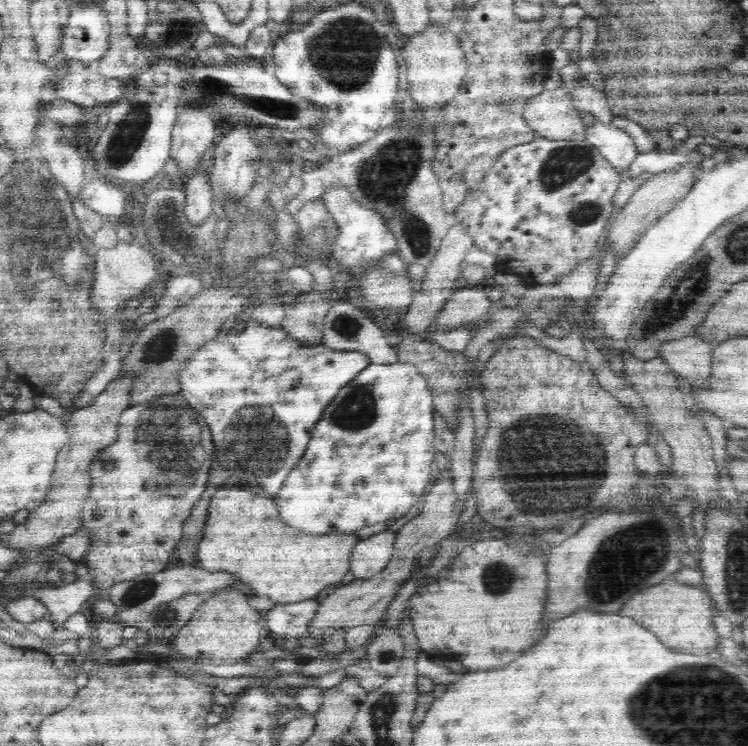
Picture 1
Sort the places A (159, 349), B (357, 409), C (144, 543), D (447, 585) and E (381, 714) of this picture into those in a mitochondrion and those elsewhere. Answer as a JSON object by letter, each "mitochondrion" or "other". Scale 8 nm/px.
{"A":"mitochondrion","B":"mitochondrion","C":"other","D":"other","E":"mitochondrion"}

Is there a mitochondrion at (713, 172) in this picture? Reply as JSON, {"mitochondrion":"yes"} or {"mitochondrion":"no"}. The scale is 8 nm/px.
{"mitochondrion":"no"}

